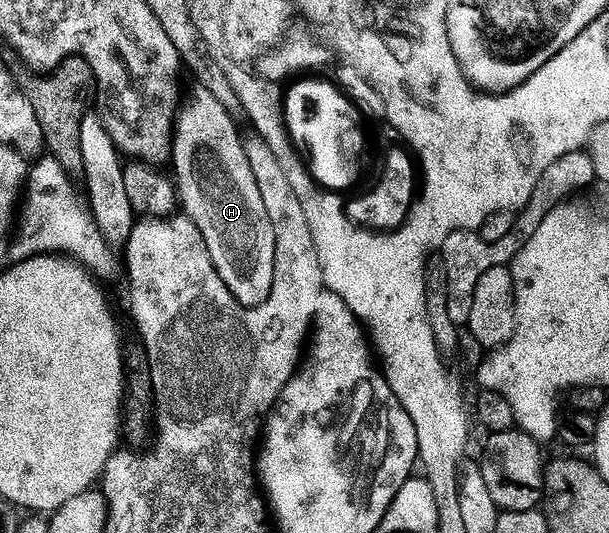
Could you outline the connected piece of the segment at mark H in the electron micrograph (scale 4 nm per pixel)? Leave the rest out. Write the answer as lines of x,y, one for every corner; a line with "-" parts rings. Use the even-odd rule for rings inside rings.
195,86
193,90
194,92
191,93
190,100
188,100
187,103
185,100
185,102
177,108
174,116
174,129
170,141
170,158
168,163
169,166
174,166
172,180
177,190
177,202
180,204
184,214
196,225
196,229
200,229
200,237
204,237
206,255
212,257
212,265
216,265
216,273
220,273
224,285
228,285
232,297
236,297
236,301
240,305
255,307
256,305
260,305
268,297
268,293
272,293
274,254
276,253
276,237
272,229
272,221
268,221
268,209
264,209
264,197
260,193
258,178
252,173
252,165
248,161
248,157
242,148
243,136
241,134
238,135
238,129
234,125
234,122
236,122
235,118
230,115
228,109
224,109
224,105
220,105
220,101
216,101
216,97
212,97
212,93
208,89

